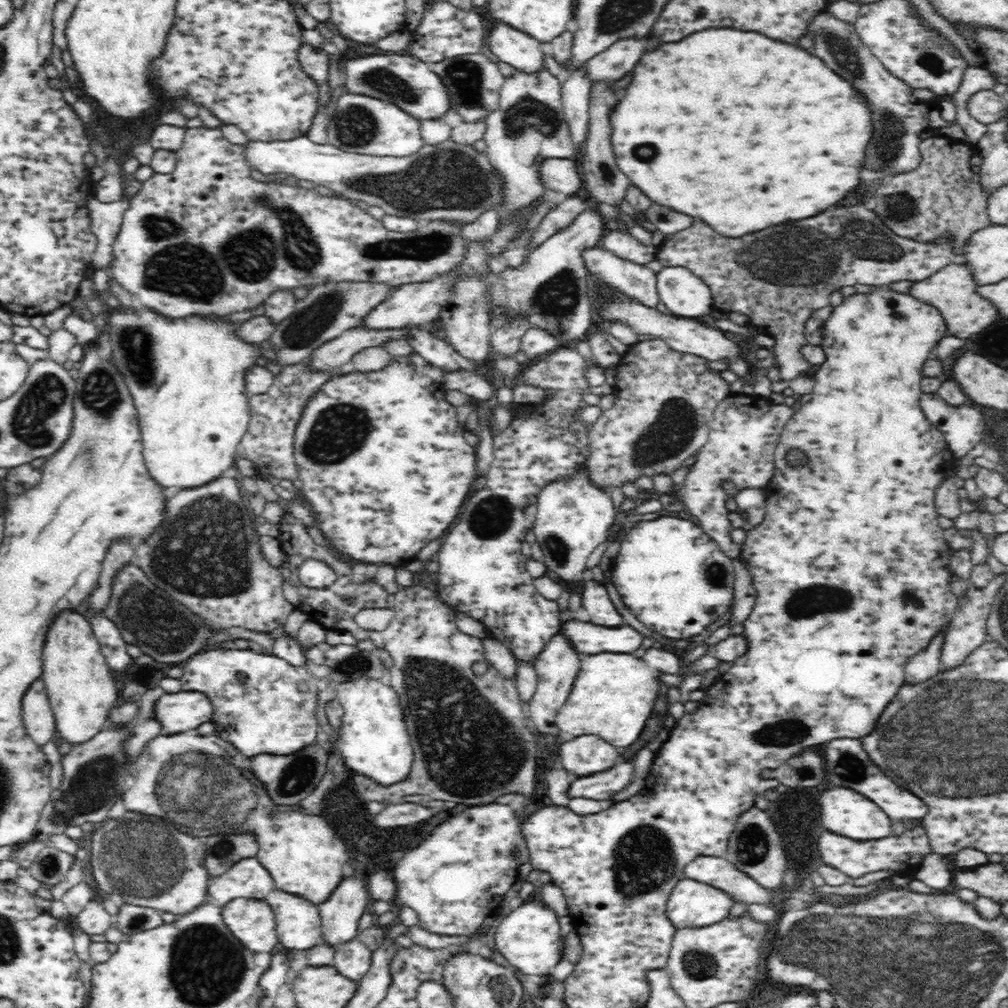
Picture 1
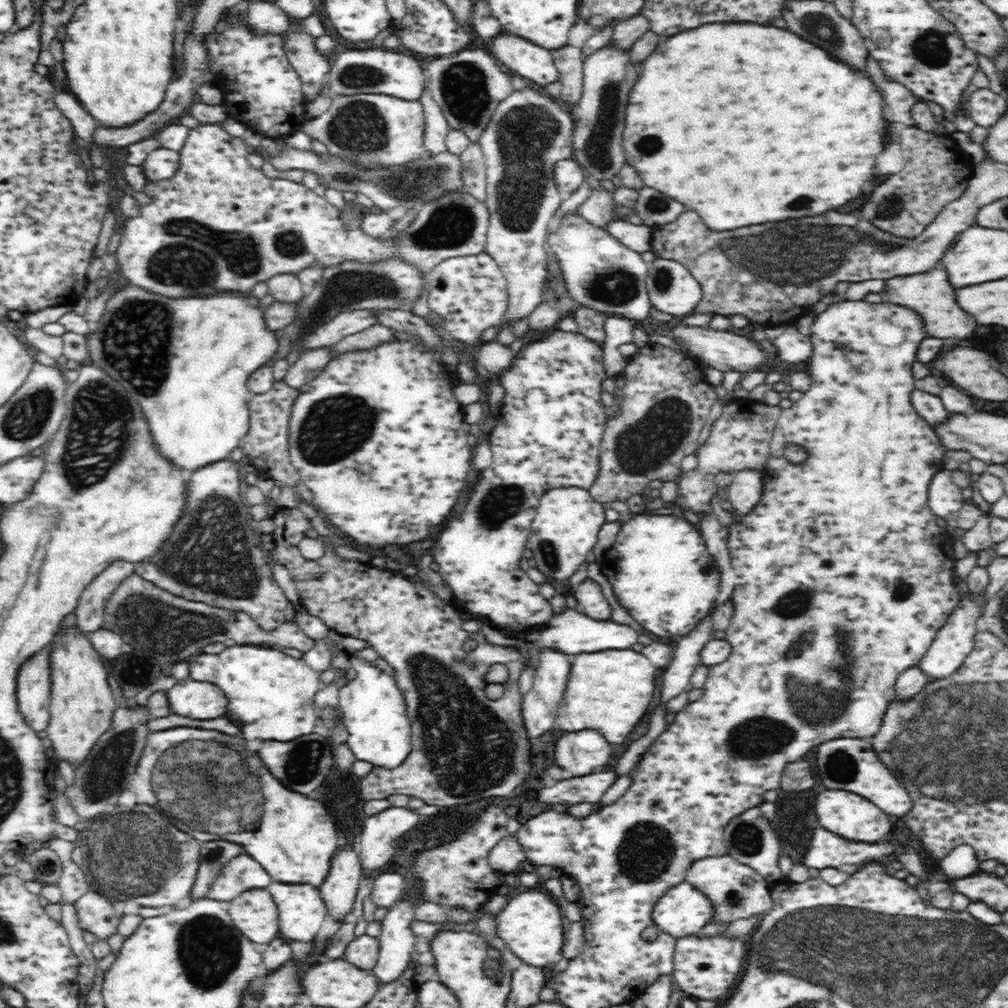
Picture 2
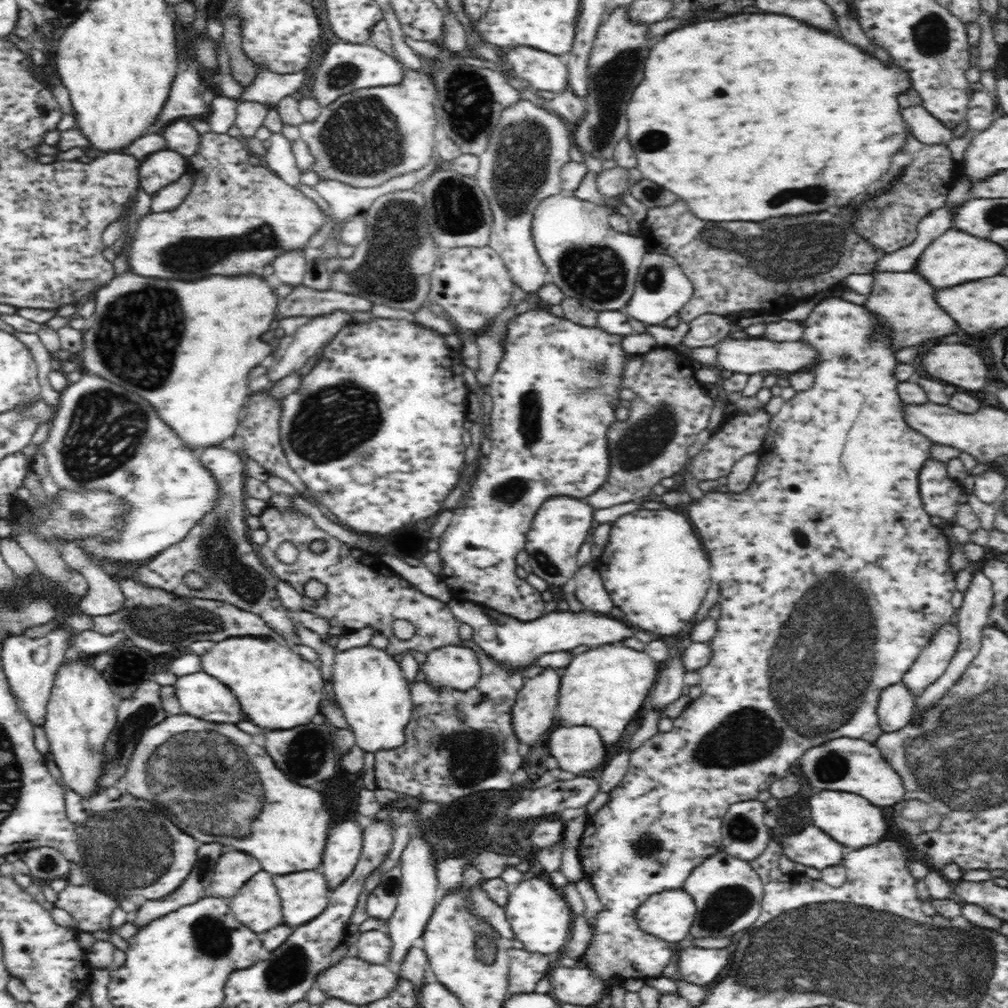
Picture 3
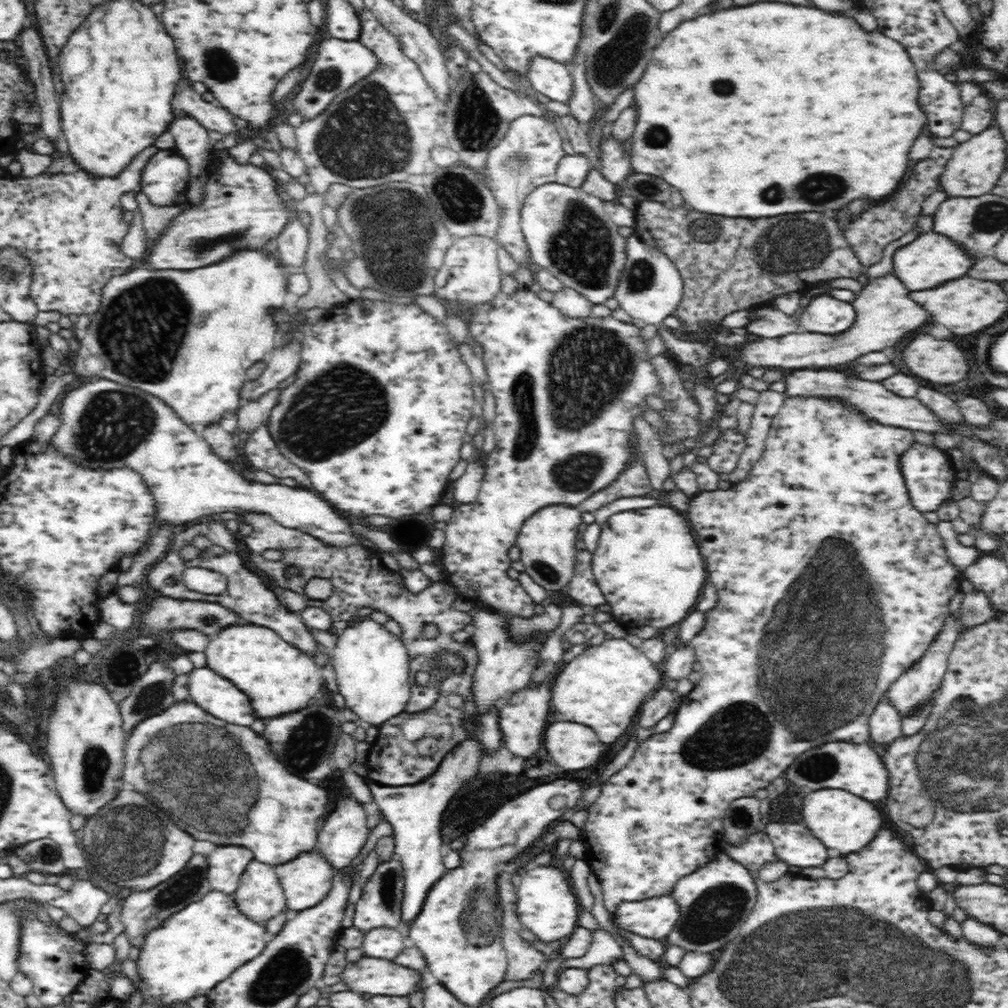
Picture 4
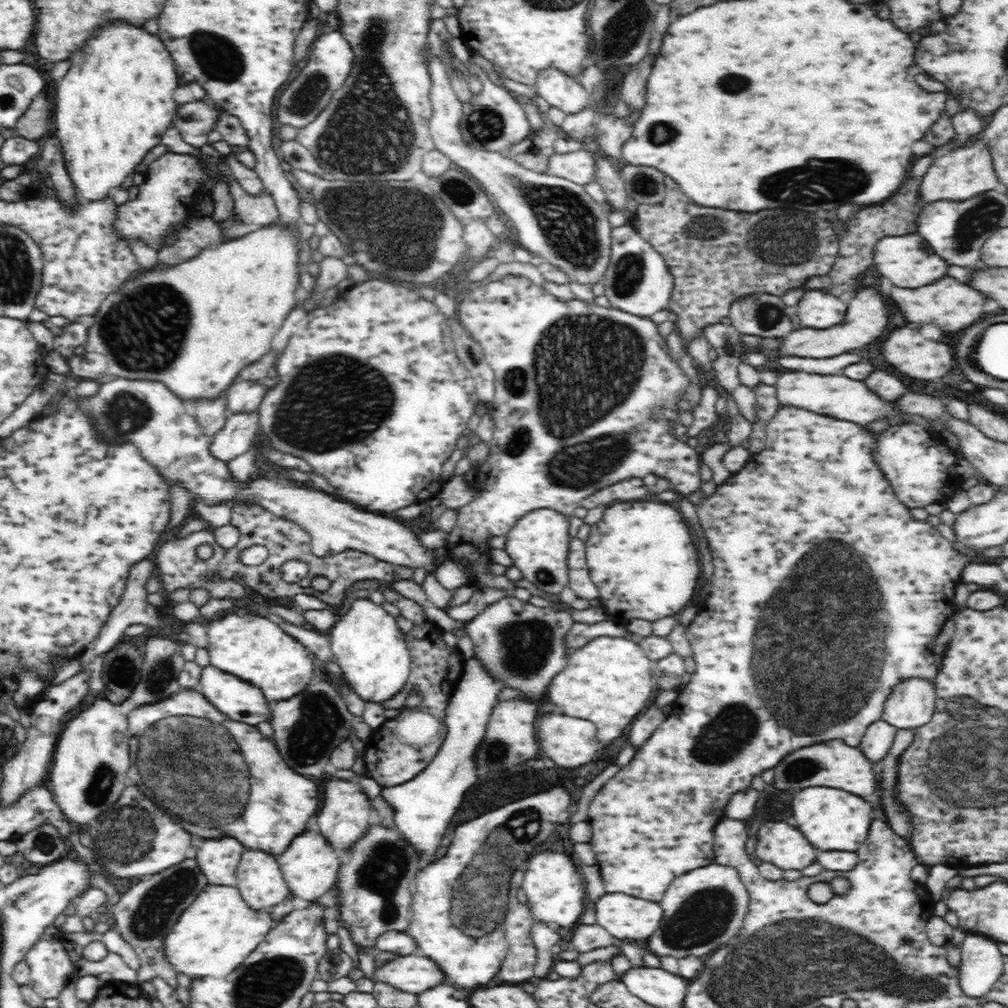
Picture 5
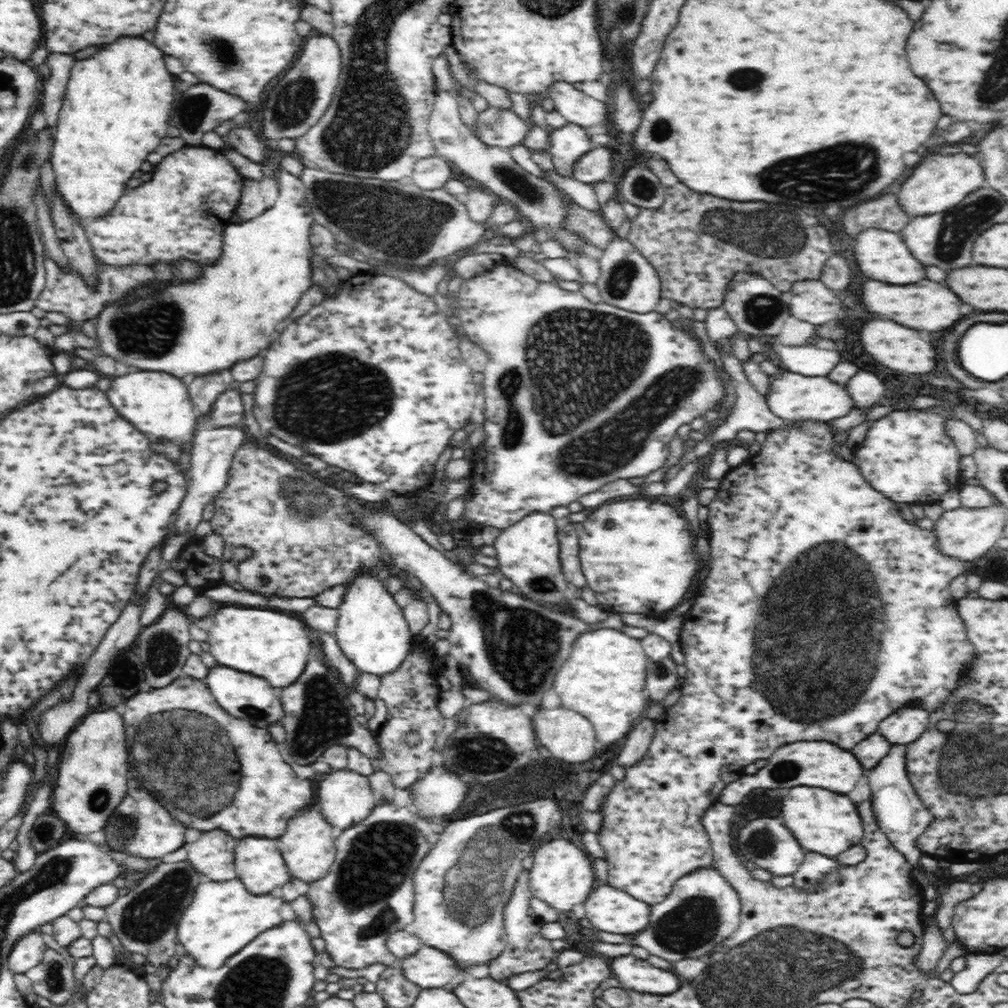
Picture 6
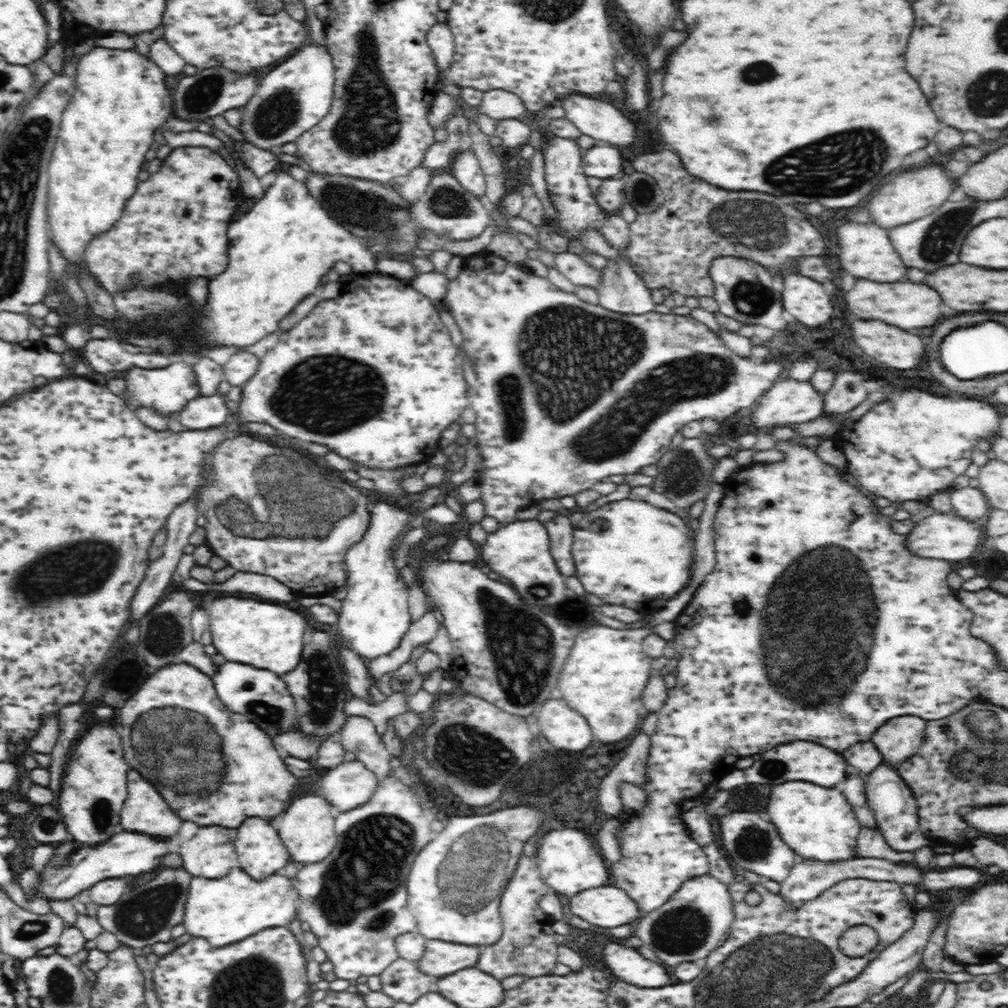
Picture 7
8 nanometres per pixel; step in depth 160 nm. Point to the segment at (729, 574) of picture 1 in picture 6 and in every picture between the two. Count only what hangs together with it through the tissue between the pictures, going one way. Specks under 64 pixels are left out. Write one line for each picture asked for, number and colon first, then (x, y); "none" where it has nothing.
2: (660, 568)
3: (656, 562)
4: (648, 557)
5: (641, 556)
6: (637, 556)

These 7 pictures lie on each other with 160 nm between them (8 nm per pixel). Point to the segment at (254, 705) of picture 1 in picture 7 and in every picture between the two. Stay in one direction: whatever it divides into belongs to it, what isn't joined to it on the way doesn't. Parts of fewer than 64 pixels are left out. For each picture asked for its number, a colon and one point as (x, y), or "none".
2: (270, 695)
3: (278, 689)
4: (278, 678)
5: (256, 650)
6: (272, 646)
7: (264, 636)

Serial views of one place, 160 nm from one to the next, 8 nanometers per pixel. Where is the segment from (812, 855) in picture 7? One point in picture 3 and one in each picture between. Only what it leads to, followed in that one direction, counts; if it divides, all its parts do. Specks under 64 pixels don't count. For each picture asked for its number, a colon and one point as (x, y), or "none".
3: (856, 822)
4: (845, 822)
5: (832, 820)
6: (825, 822)

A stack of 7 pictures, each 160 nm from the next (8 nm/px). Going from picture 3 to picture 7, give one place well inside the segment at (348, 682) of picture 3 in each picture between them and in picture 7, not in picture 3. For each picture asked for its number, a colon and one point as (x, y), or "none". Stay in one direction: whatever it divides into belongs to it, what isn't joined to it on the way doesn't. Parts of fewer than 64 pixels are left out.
4: (371, 666)
5: (372, 652)
6: (372, 633)
7: (374, 618)

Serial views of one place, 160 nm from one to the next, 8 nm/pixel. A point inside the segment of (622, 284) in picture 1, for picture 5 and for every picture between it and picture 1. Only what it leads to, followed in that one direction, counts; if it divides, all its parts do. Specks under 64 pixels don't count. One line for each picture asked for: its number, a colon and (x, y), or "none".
2: (602, 274)
3: (589, 261)
4: (568, 231)
5: (558, 222)

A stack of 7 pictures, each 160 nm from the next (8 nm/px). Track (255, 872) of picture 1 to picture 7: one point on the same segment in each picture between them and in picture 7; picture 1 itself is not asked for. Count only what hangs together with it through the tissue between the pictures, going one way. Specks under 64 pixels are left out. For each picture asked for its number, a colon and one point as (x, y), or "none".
2: (243, 873)
3: (235, 869)
4: (227, 864)
5: (219, 859)
6: (213, 855)
7: (211, 855)

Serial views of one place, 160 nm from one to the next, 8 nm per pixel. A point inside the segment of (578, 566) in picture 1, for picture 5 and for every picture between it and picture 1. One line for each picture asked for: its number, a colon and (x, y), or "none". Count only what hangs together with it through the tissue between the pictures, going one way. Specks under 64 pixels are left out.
2: (568, 519)
3: (562, 524)
4: (547, 541)
5: (539, 543)

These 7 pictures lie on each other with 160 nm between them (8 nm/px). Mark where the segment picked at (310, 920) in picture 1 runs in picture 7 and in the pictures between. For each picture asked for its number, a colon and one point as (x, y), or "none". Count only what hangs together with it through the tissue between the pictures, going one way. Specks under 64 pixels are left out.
2: (301, 911)
3: (304, 895)
4: (306, 882)
5: (310, 867)
6: (308, 848)
7: (307, 830)

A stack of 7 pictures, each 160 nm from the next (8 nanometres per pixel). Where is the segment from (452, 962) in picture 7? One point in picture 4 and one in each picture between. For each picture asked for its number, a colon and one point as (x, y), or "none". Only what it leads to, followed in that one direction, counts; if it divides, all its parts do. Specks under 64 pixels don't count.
4: (376, 977)
5: (414, 974)
6: (427, 968)

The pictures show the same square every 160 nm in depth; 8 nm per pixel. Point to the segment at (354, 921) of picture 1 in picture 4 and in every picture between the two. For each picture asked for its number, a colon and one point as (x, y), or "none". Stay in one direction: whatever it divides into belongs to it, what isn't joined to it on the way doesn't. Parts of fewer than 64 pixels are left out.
2: (339, 893)
3: (340, 858)
4: (345, 832)

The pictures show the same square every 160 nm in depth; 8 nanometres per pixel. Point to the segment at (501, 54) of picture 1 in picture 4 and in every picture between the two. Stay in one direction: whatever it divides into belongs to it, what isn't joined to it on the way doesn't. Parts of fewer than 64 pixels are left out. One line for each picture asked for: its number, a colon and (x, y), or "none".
2: (527, 59)
3: (544, 71)
4: (549, 77)

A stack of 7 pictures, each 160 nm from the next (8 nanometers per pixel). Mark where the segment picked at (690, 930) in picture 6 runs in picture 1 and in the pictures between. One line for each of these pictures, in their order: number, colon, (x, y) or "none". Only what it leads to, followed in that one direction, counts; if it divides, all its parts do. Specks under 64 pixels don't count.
1: (717, 871)
2: (737, 890)
3: (729, 894)
4: (715, 901)
5: (704, 909)

